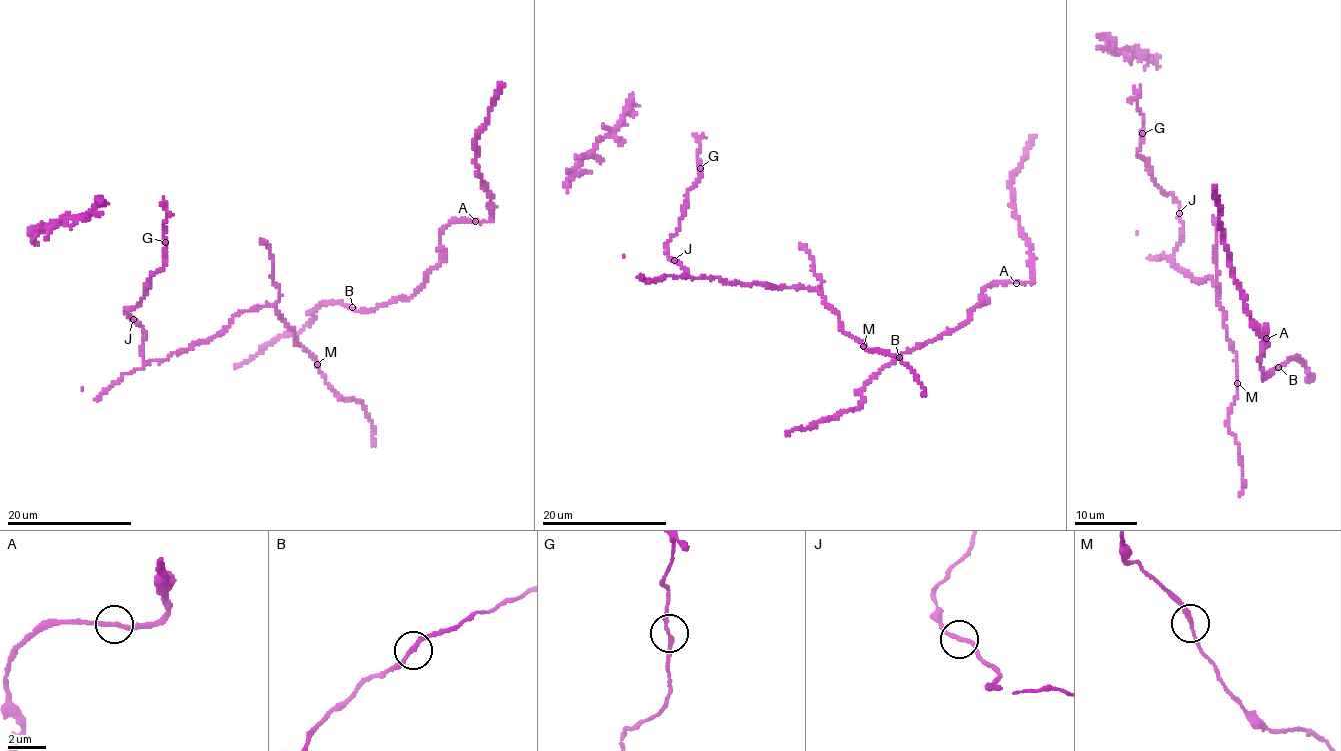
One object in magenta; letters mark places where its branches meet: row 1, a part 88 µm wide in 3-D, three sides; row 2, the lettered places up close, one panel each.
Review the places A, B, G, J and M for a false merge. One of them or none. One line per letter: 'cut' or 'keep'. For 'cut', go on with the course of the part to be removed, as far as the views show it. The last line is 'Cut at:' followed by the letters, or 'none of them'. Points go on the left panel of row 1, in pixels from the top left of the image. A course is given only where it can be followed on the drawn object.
A: keep
B: keep
G: keep
J: keep
M: keep
Cut at: none of them

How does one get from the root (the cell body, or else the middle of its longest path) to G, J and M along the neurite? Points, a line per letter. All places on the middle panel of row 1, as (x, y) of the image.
G: (813, 288), (685, 277), (685, 269), (669, 257), (667, 243), (677, 231), (686, 193), (700, 177), (700, 169)
J: (813, 288), (779, 288), (724, 282), (708, 277), (685, 277), (687, 271), (674, 260)
M: (813, 288), (838, 315), (845, 333), (863, 346)

